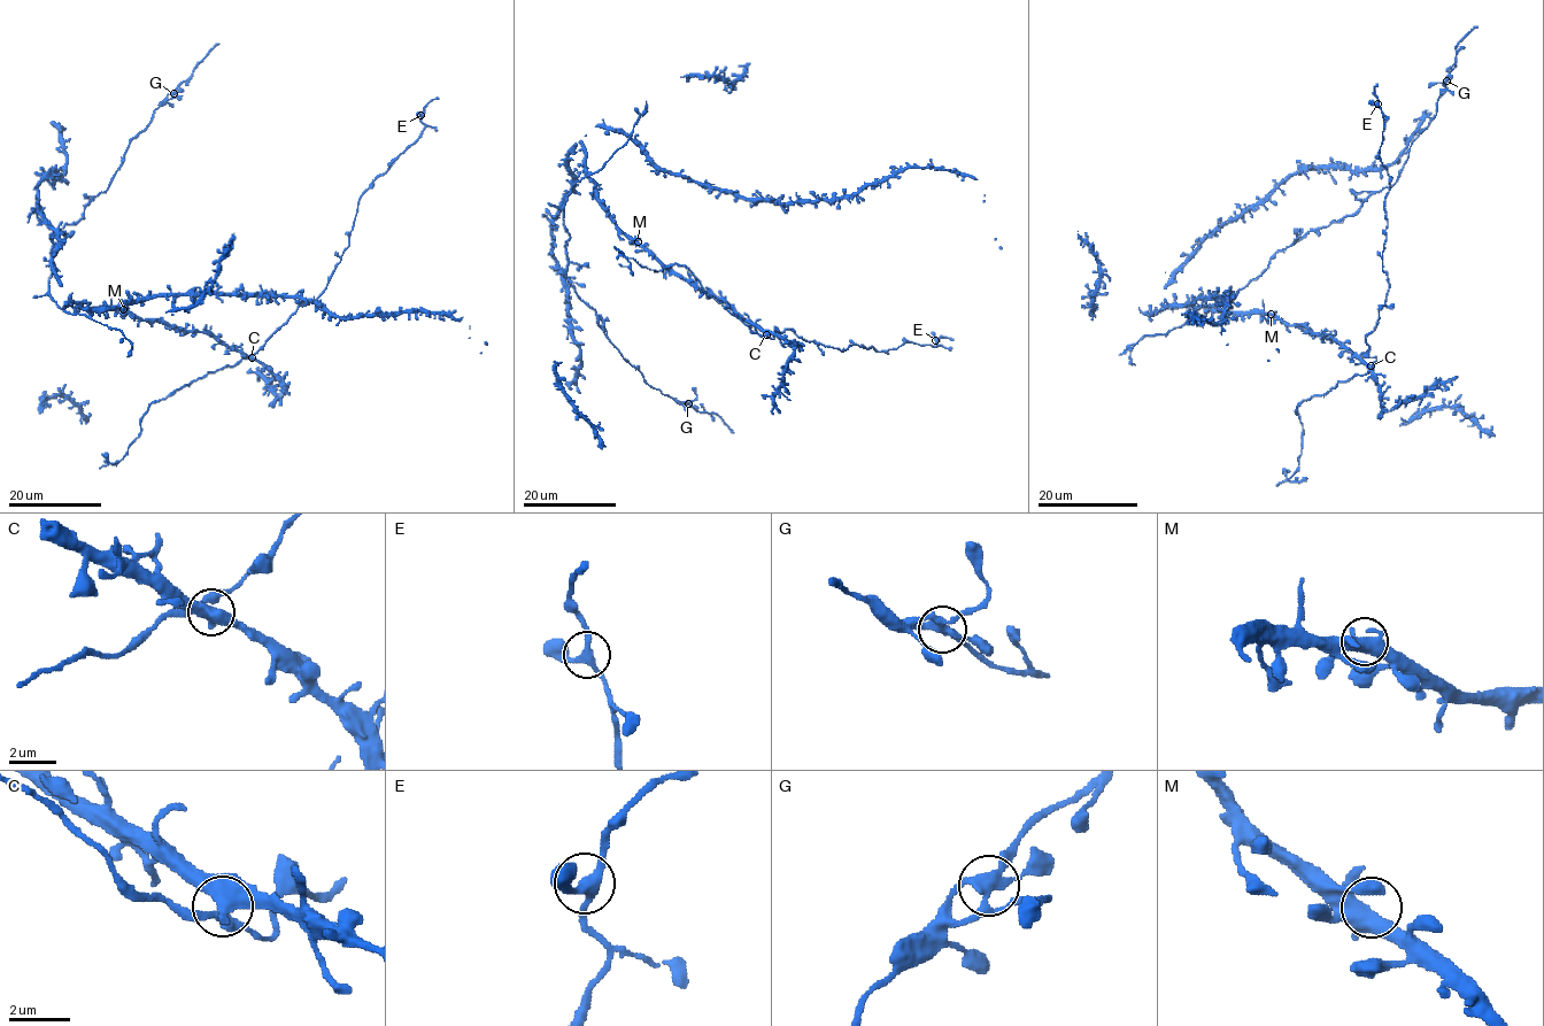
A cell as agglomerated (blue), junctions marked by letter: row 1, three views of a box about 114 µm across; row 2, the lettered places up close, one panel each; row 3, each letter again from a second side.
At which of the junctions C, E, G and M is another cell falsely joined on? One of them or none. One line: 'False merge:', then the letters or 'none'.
False merge: none

